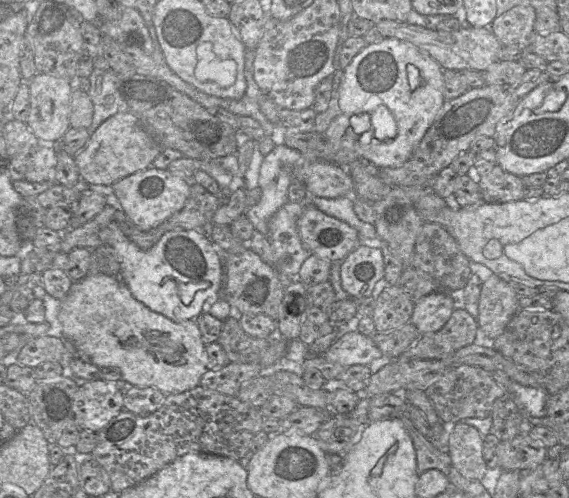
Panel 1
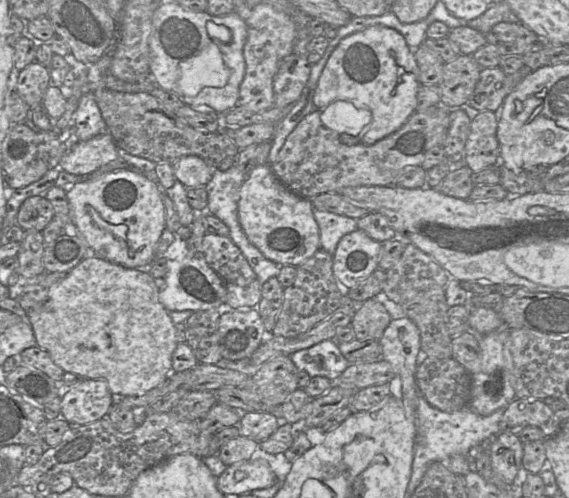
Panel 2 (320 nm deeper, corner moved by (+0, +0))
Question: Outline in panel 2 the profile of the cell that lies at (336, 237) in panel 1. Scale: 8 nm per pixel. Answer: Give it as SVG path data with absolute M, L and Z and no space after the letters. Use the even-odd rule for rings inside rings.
M271 164L256 165L246 175L240 189L238 219L248 240L269 260L283 266L298 266L321 249L320 231L311 200L288 189L272 170Z

